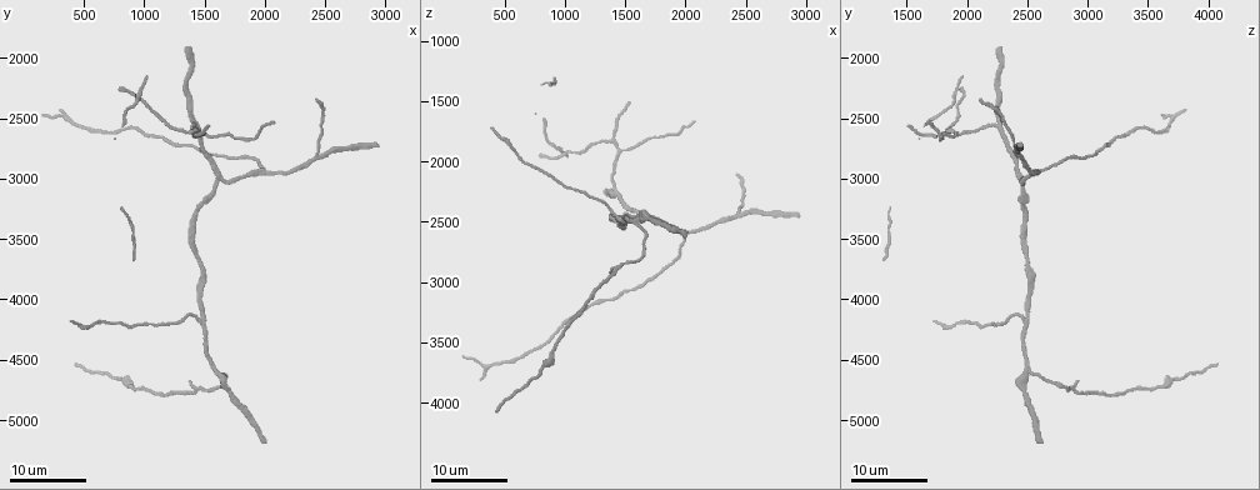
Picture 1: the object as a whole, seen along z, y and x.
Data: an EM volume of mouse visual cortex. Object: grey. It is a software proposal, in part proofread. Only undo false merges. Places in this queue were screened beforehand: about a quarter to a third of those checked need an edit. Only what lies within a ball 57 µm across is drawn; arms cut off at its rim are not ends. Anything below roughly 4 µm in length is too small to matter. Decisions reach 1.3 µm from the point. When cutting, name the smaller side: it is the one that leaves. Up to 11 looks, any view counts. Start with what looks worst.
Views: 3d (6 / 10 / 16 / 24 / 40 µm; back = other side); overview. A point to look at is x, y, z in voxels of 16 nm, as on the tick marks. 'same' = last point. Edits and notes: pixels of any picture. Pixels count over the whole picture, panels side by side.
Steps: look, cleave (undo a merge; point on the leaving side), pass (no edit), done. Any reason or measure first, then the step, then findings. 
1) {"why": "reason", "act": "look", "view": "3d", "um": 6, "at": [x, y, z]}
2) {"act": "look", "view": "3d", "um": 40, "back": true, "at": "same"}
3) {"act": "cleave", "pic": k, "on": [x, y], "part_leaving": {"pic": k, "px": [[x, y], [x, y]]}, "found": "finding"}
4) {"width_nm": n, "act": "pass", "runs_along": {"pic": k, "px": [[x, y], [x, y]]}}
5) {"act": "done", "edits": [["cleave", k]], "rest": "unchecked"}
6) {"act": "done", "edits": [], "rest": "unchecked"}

{"why": "three arms meet", "act": "look", "view": "3d", "um": 16, "at": [1620, 4600, 2520]}

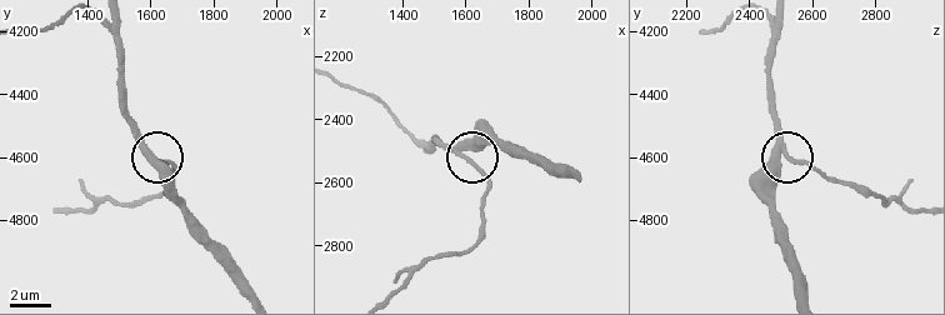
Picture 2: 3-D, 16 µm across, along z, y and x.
{"act": "look", "view": "3d", "um": 6, "at": [1610, 4610, 2530]}

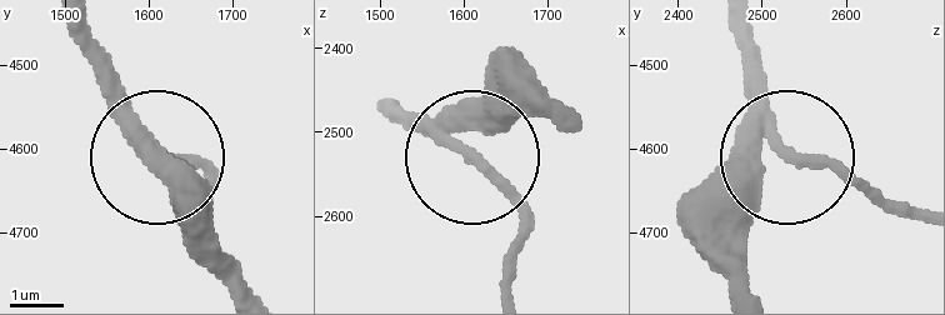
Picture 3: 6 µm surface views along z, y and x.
{"width_nm": 280, "act": "pass", "runs_along": {"pic": 3, "px": [[84, 24], [103, 91], [210, 249]]}, "found": "continuous, no second cell"}

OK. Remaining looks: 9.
{"why": "two arms in line, one across", "act": "look", "view": "3d", "um": 16, "at": [2460, 2760, 2420]}

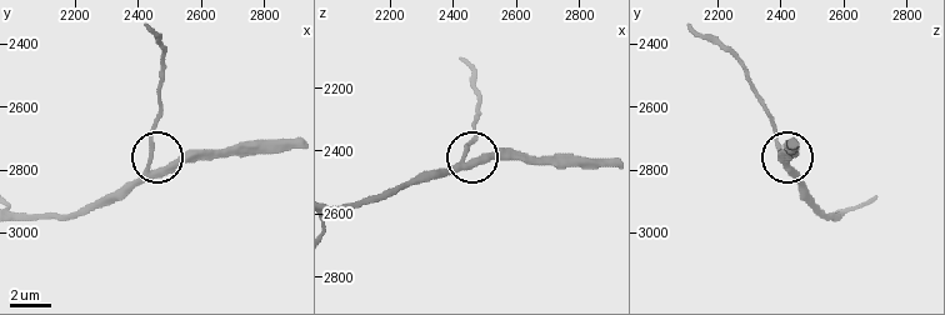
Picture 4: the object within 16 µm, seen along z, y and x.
{"why": "zoom in", "act": "look", "view": "3d", "um": 6, "at": [2430, 2780, 2420]}

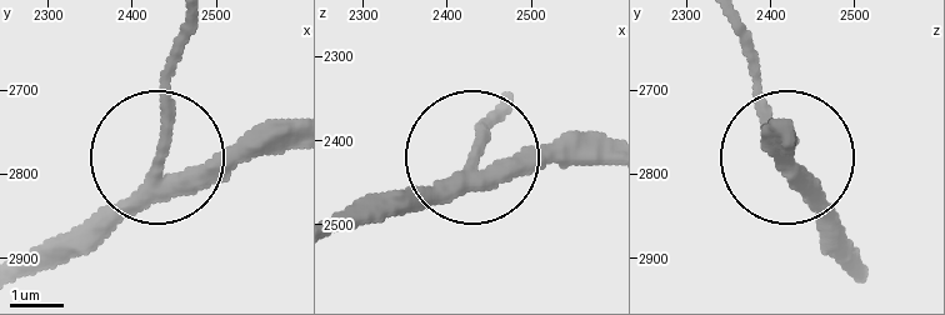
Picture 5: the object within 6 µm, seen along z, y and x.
{"arms": 3, "act": "pass", "found": "all the same cell"}

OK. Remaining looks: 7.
{"act": "look", "view": "3d", "um": 16, "at": [1460, 4160, 2480]}

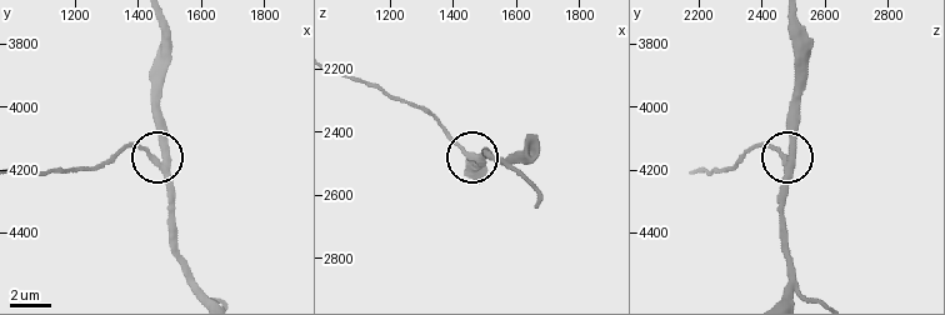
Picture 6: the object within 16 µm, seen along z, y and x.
{"act": "look", "view": "3d", "um": 6, "at": [1450, 4170, 2480]}

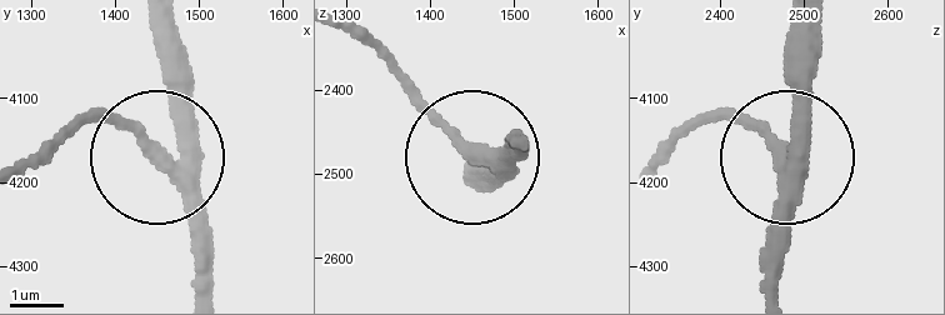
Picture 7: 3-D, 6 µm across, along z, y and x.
{"act": "pass", "runs_along": {"pic": 7, "px": [[174, 31], [174, 125], [160, 148], [71, 125]]}, "found": "one cell here"}

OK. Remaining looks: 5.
{"why": "three-way junction", "act": "look", "view": "3d", "um": 16, "at": [1960, 2920, 2620]}

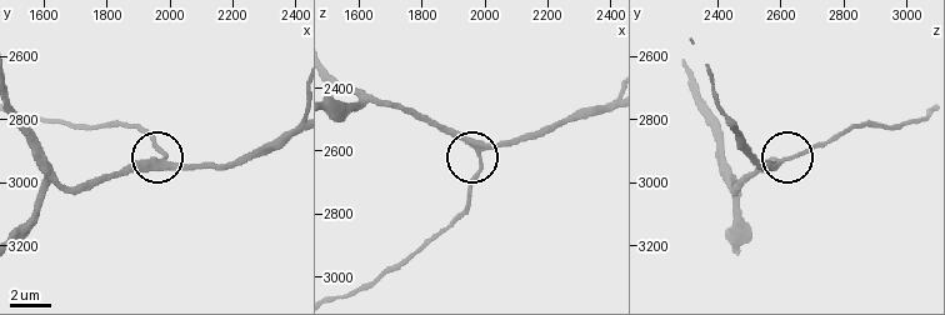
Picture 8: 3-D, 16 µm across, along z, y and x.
{"act": "look", "view": "3d", "um": 6, "at": [1980, 2930, 2610]}

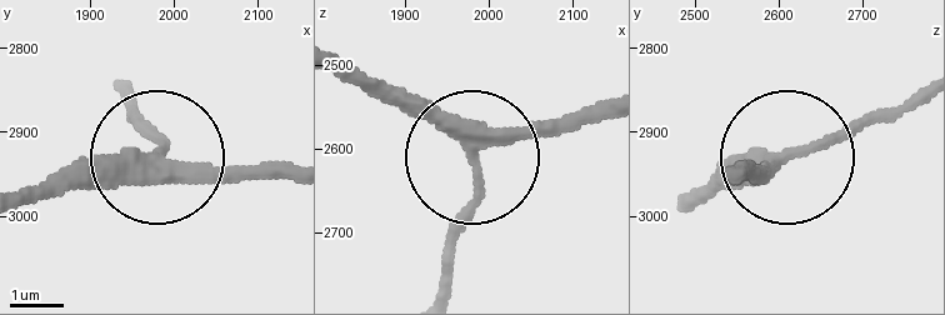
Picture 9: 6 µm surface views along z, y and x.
{"act": "pass", "runs_along": {"pic": 9, "px": [[24, 199], [119, 185], [159, 163], [275, 173]]}, "found": "all the same cell"}

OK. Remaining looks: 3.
{"why": "three-way junction", "act": "look", "view": "3d", "um": 16, "at": [1420, 2560, 2240]}

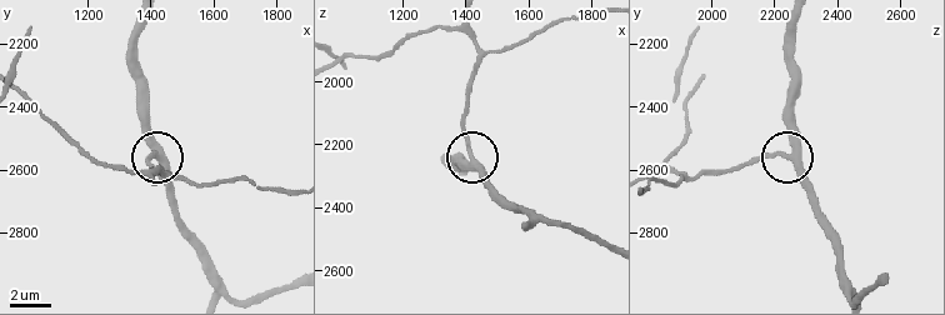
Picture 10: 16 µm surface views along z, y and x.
{"act": "look", "view": "3d", "um": 10, "at": [1420, 2550, 2240]}

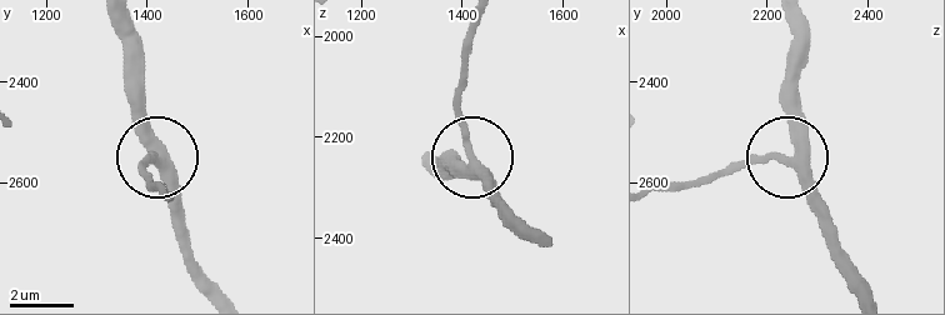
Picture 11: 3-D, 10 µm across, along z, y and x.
{"why": "closer look", "act": "look", "view": "3d", "um": 6, "at": [1415, 2555, 2240]}

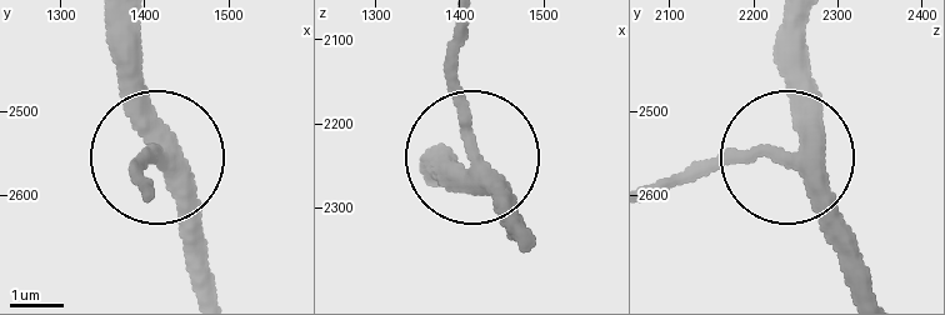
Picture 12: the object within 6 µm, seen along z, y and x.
{"width_nm": 340, "act": "pass", "runs_along": {"pic": 12, "px": [[864, 285], [841, 219], [793, 151], [798, 30]]}, "found": "one cell here"}

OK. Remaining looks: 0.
{"act": "done", "edits": [], "rest": "unchecked"}

